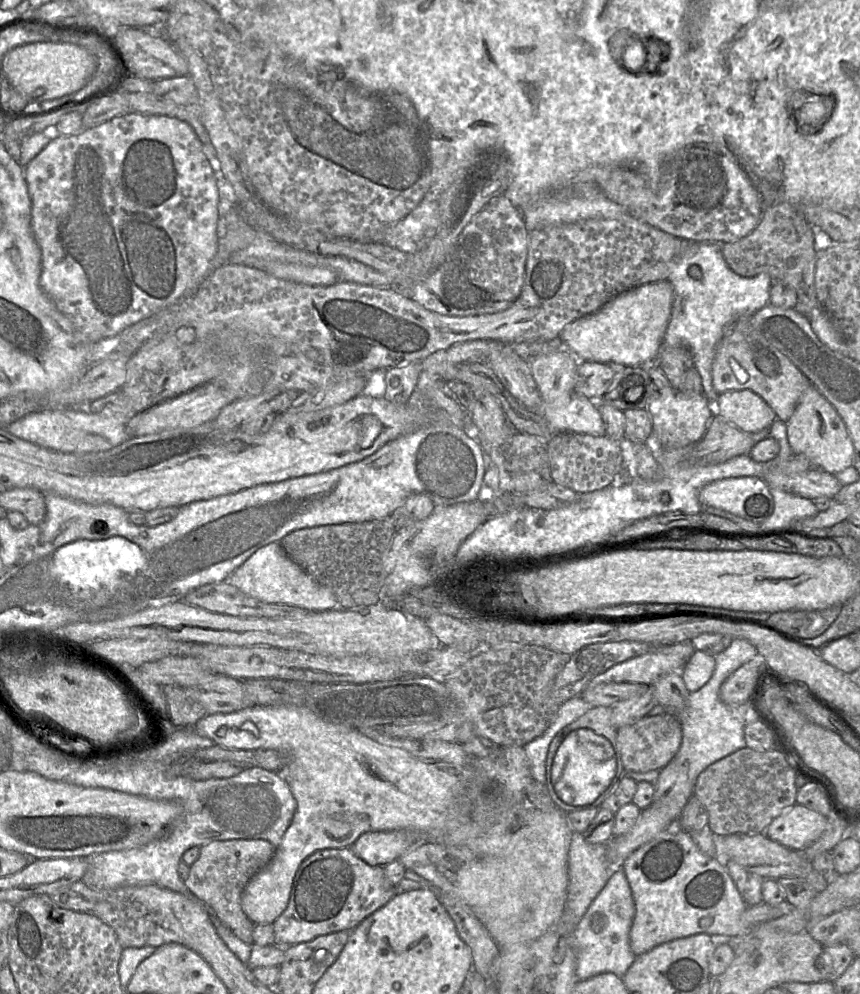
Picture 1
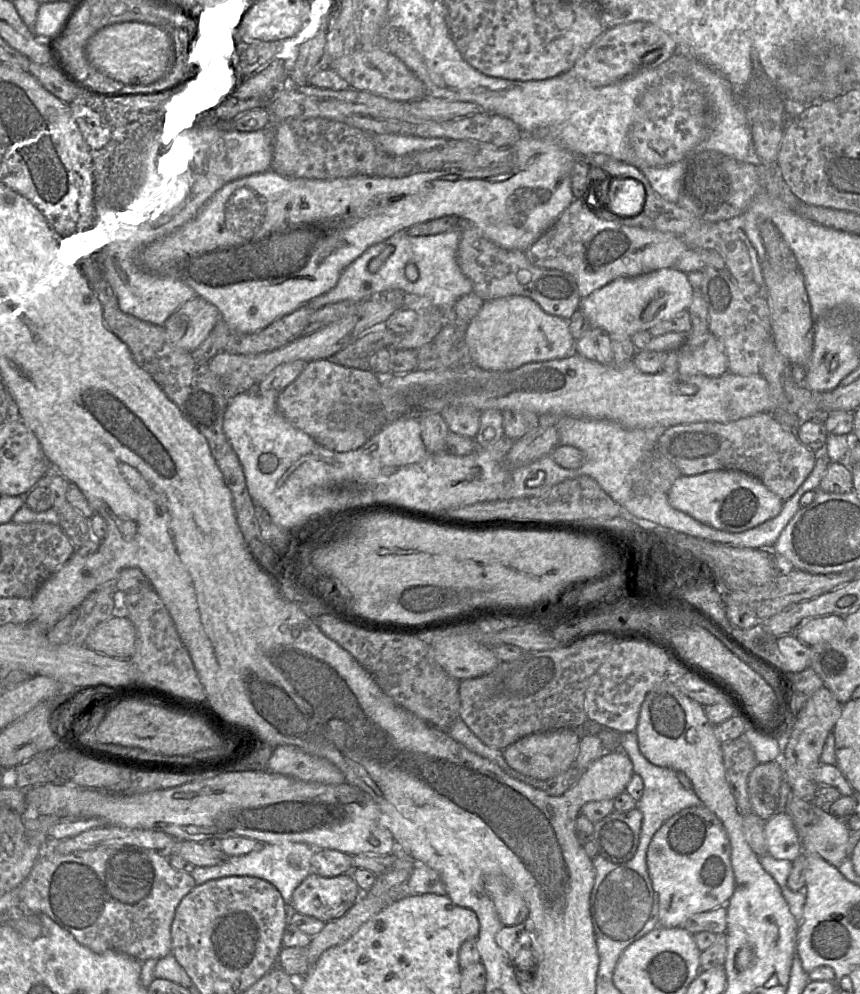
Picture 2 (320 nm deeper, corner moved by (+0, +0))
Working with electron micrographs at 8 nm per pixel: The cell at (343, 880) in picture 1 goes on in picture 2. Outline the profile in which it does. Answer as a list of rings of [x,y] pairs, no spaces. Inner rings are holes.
[[[310,873],[294,890],[289,908],[327,923],[343,916],[360,896],[351,873],[334,877]]]

